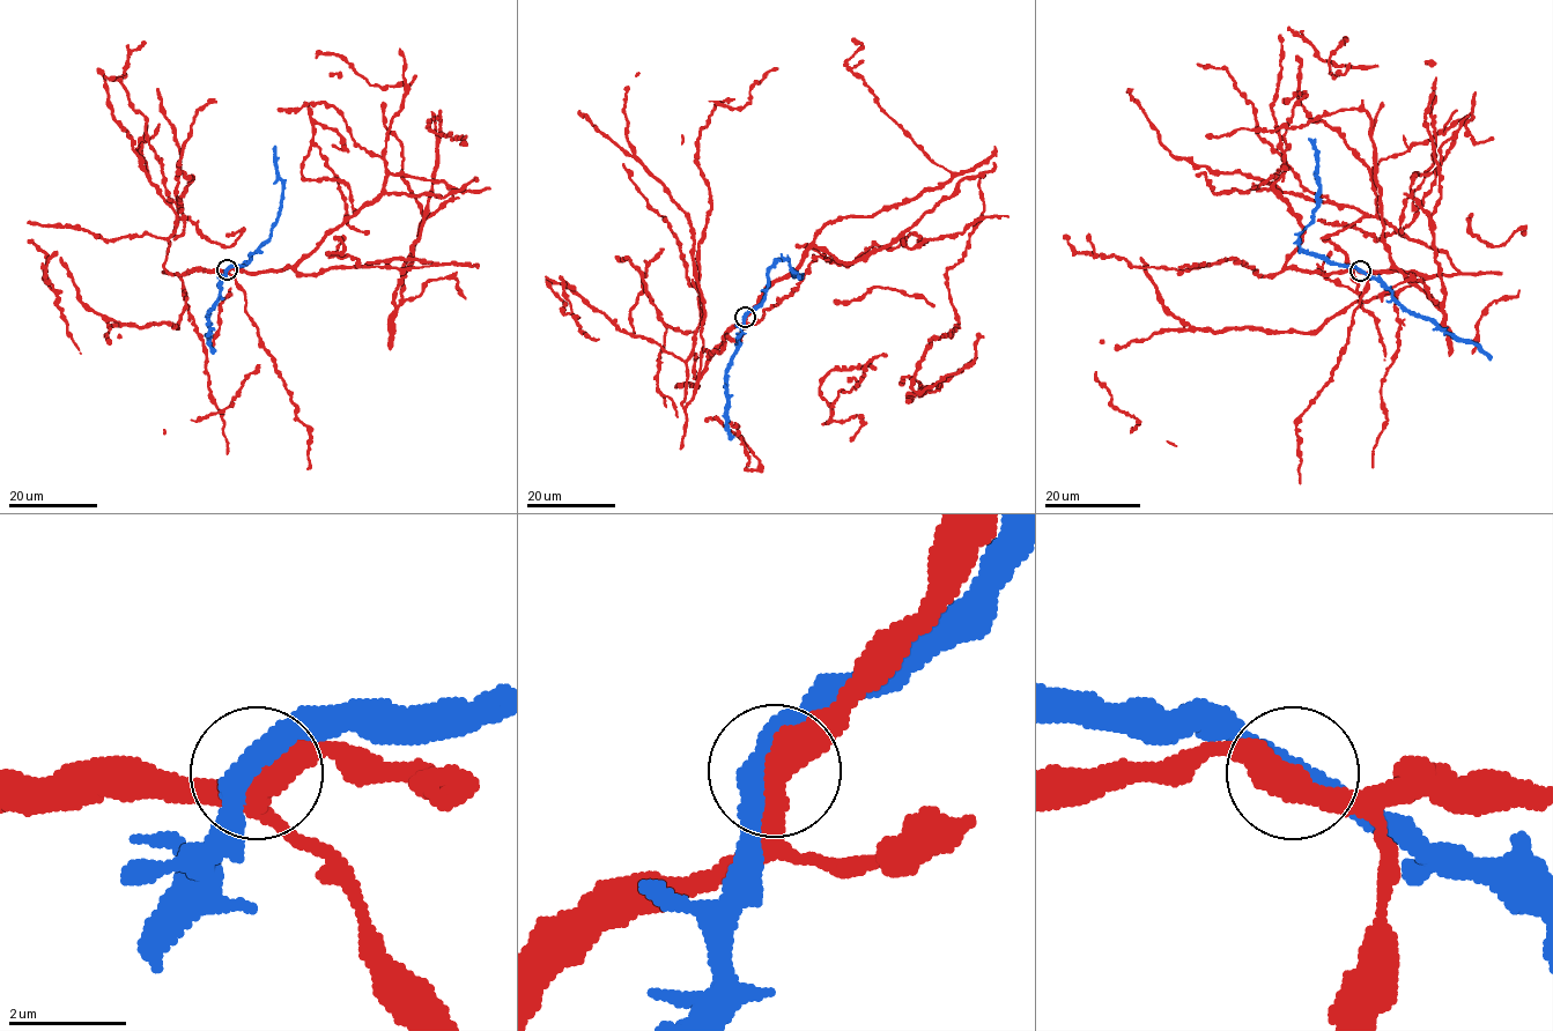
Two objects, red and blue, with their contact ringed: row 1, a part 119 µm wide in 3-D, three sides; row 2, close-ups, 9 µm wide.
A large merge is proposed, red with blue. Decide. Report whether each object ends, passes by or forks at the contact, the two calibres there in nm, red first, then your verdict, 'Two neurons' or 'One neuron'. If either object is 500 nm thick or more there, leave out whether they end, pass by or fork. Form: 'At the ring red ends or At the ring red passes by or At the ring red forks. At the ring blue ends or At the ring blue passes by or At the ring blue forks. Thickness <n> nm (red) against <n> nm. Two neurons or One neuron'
At the ring red passes by. At the ring blue passes by. Thickness 440 nm (red) against 480 nm. One neuron

